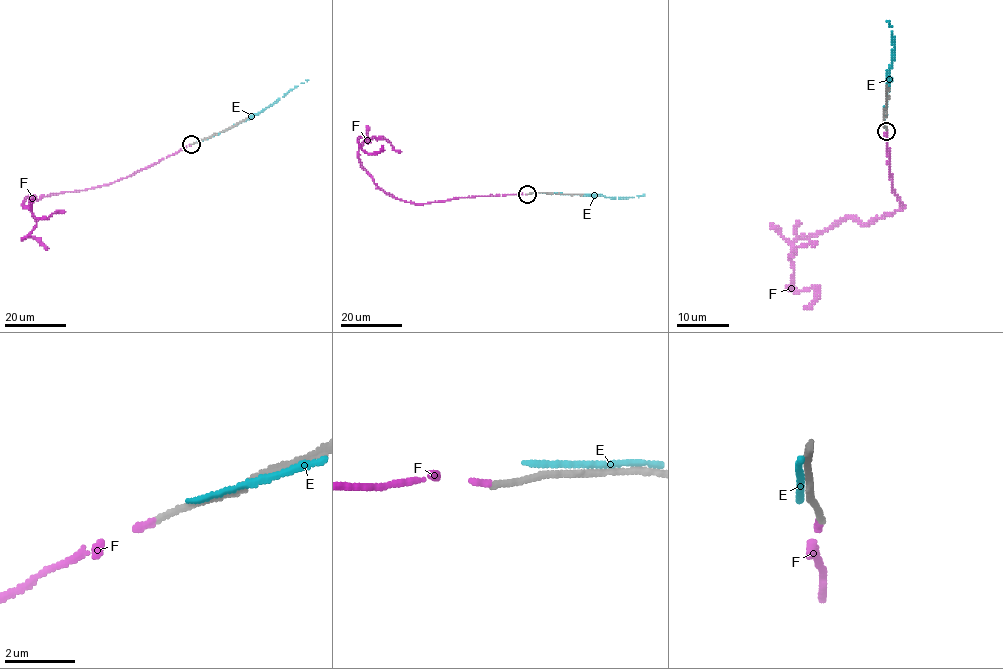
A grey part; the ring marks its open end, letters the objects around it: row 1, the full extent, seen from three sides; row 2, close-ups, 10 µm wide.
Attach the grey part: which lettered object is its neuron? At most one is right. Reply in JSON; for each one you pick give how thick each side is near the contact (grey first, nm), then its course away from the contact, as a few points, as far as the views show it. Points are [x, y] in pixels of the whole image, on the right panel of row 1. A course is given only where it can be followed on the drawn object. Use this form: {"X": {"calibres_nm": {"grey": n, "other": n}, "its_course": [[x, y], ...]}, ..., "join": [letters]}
{"F": {"calibres_nm": {"grey": 180, "other": 150}, "its_course": [[886, 130], [891, 186], [903, 208], [866, 223], [844, 217], [794, 243], [789, 284], [817, 288], [804, 308]]}, "join": ["F"]}

